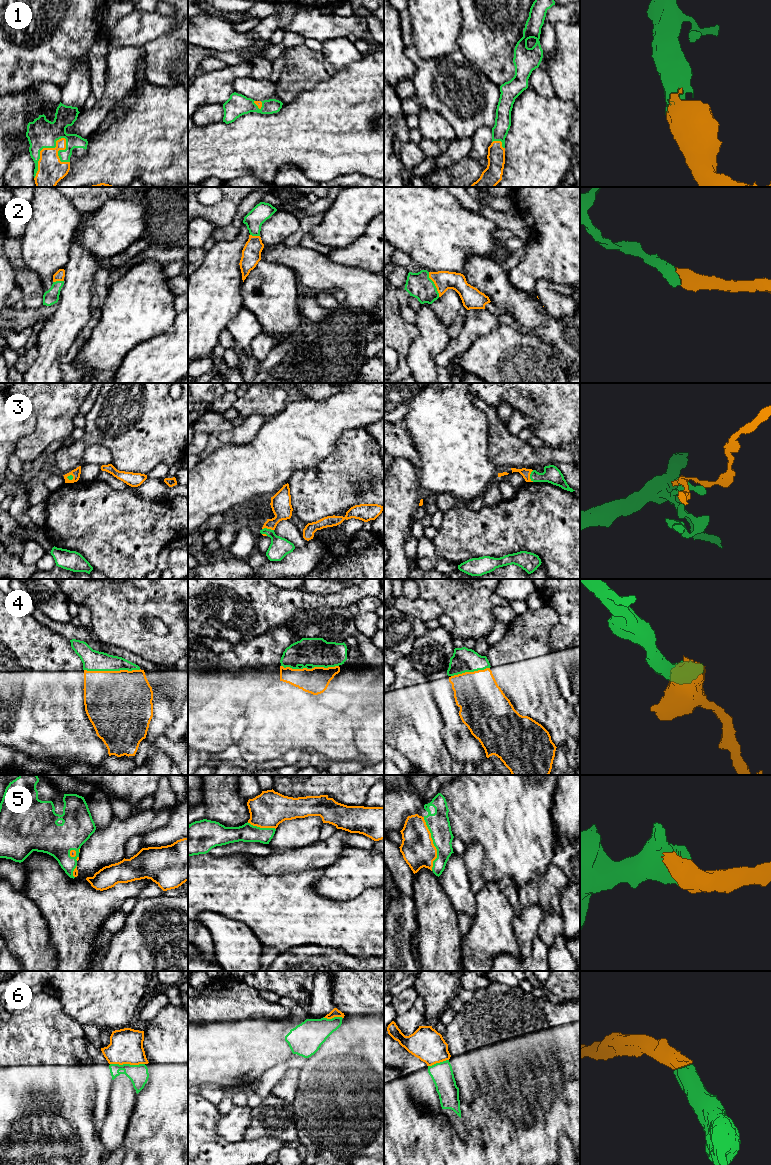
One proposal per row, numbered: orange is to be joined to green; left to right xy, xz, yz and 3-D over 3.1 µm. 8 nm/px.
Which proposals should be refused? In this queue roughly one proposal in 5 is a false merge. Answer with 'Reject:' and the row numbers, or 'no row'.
Reject: no row

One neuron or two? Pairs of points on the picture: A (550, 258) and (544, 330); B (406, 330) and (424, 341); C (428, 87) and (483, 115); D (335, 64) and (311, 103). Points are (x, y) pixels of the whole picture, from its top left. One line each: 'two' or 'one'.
A: two
B: two
C: one
D: two

